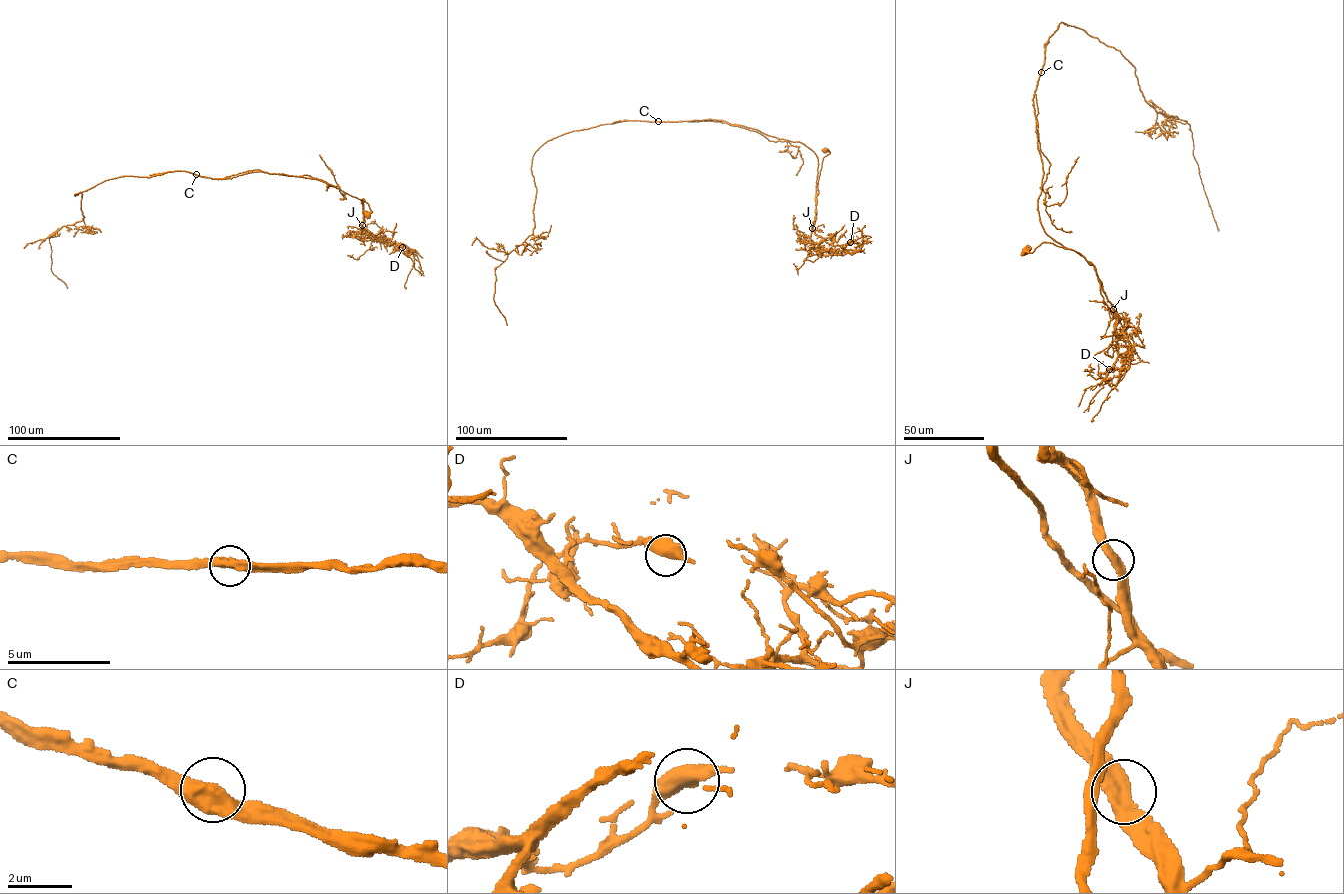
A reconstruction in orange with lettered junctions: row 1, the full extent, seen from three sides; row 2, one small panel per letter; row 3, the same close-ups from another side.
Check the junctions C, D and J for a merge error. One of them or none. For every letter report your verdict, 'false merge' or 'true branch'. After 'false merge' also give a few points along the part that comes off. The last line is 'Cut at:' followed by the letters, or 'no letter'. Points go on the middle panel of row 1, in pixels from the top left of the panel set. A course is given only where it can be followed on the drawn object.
C: false merge; course (658, 121), (726, 122), (756, 131), (769, 140), (788, 141), (798, 147), (794, 158), (787, 151), (778, 151)
D: true branch
J: true branch
Cut at: C

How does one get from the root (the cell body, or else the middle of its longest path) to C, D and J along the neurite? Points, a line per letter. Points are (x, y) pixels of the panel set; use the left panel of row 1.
C: (366, 215), (371, 211), (363, 198), (363, 202), (316, 179), (261, 171), (224, 179), (196, 175)
D: (366, 215), (371, 211), (363, 198), (363, 220), (360, 224), (375, 238), (402, 247)
J: (366, 215), (371, 211), (363, 198), (362, 225)

